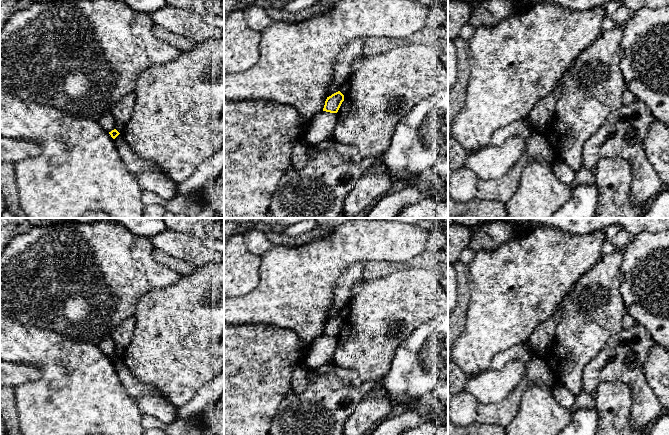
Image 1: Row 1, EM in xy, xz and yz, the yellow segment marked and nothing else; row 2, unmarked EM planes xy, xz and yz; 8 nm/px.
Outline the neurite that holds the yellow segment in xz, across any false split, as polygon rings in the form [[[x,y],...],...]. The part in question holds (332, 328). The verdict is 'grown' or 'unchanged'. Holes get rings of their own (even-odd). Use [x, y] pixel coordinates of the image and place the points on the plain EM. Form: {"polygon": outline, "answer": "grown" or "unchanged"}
{"polygon": [[[338,315],[327,321],[323,335],[337,337],[343,325],[344,319],[340,315]]], "answer": "unchanged"}

